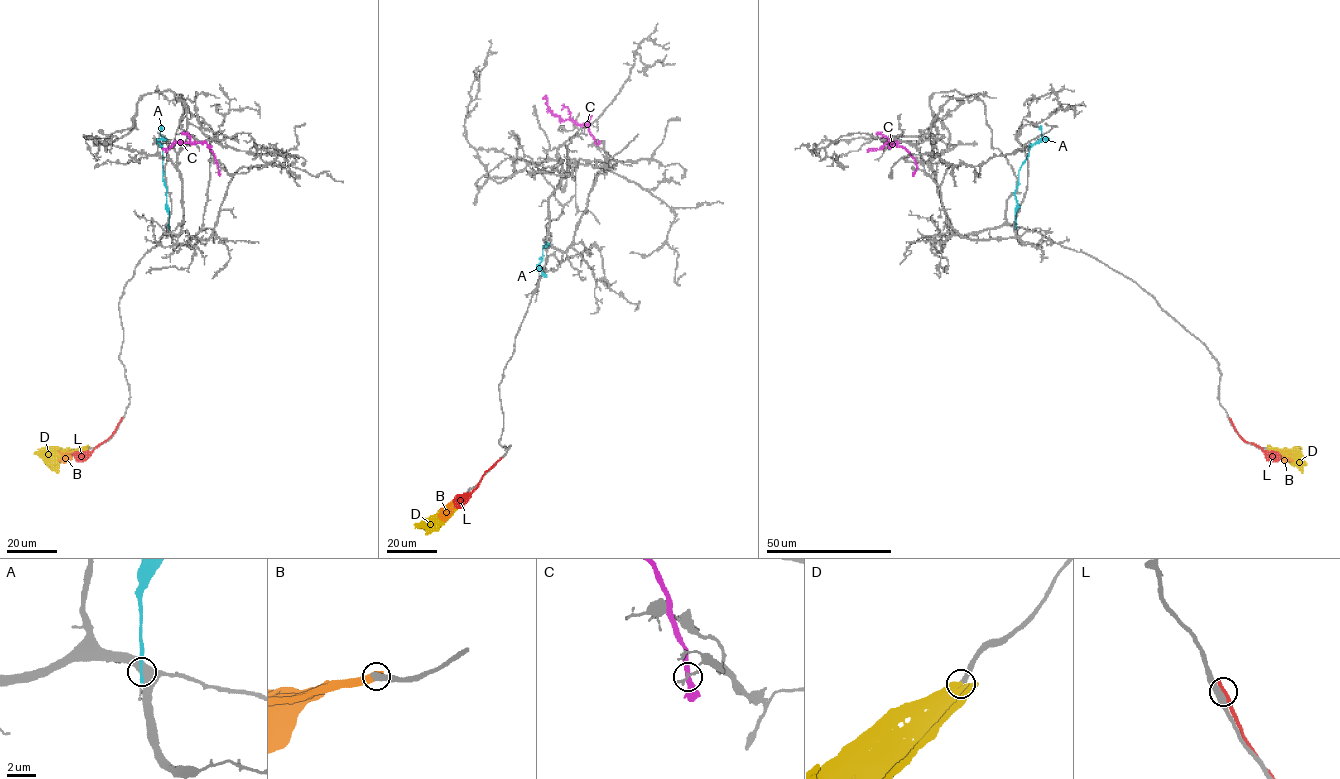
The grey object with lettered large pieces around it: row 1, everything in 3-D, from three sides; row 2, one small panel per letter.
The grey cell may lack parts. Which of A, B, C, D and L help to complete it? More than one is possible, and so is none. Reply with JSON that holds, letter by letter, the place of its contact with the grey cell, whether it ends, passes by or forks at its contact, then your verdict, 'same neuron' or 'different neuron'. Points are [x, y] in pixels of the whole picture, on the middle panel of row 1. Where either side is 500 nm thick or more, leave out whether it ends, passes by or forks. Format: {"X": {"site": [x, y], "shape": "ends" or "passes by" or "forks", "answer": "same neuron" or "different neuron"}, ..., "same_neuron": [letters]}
{"A": {"site": [548, 243], "answer": "different neuron"}, "B": {"site": [466, 495], "answer": "same neuron"}, "C": {"site": [598, 142], "shape": "passes by", "answer": "different neuron"}, "D": {"site": [466, 495], "answer": "different neuron"}, "L": {"site": [500, 458], "shape": "ends", "answer": "different neuron"}, "same_neuron": ["B"]}

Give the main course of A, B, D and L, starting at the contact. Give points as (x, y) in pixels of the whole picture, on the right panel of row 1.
A: (1016, 227), (1014, 191), (1018, 171), (1029, 148), (1042, 139), (1040, 126)
B: (1268, 448), (1277, 448), (1289, 458)
D: (1268, 448), (1288, 454), (1297, 453)
L: (1230, 420), (1244, 441), (1257, 445), (1265, 452), (1274, 452), (1278, 458)

